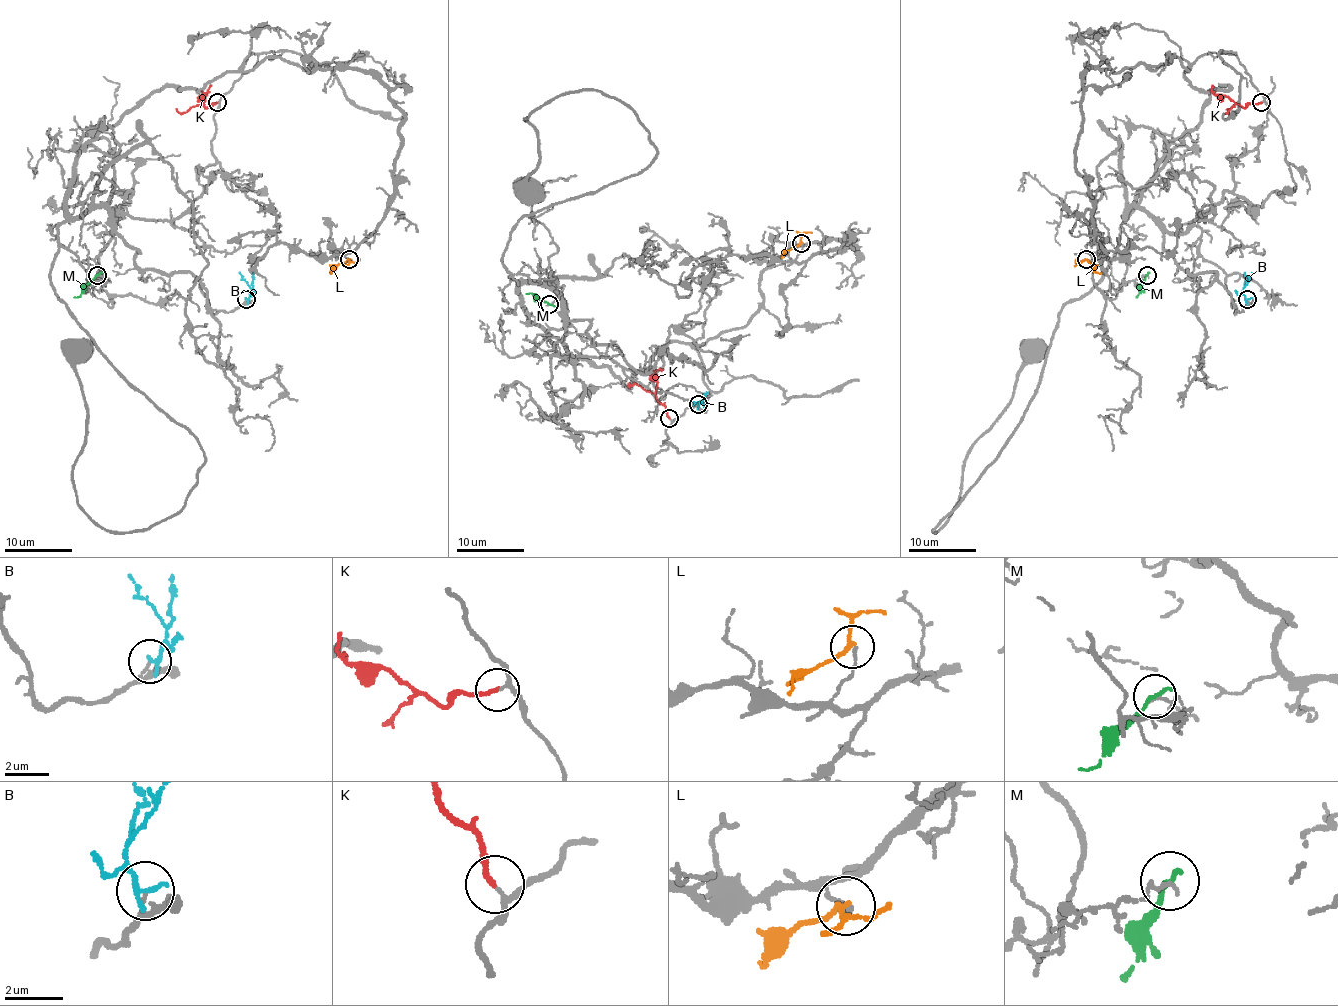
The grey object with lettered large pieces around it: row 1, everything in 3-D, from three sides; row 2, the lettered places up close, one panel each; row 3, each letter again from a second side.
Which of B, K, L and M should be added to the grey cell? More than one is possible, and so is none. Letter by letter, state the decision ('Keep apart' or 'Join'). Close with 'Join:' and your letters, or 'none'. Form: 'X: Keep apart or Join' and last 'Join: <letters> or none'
B: Keep apart
K: Keep apart
L: Keep apart
M: Keep apart
Join: none

